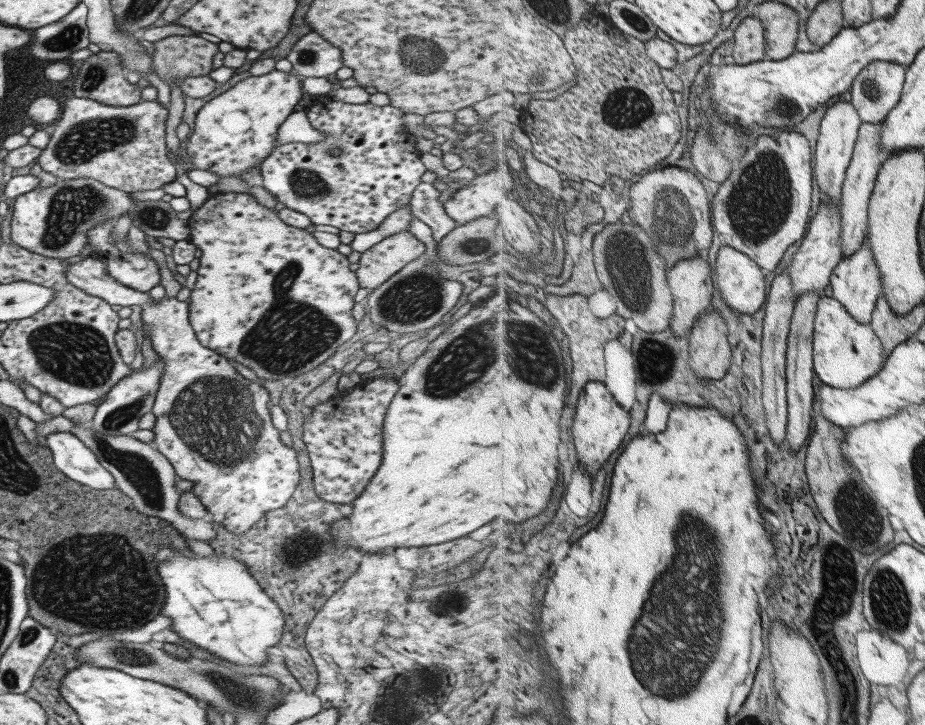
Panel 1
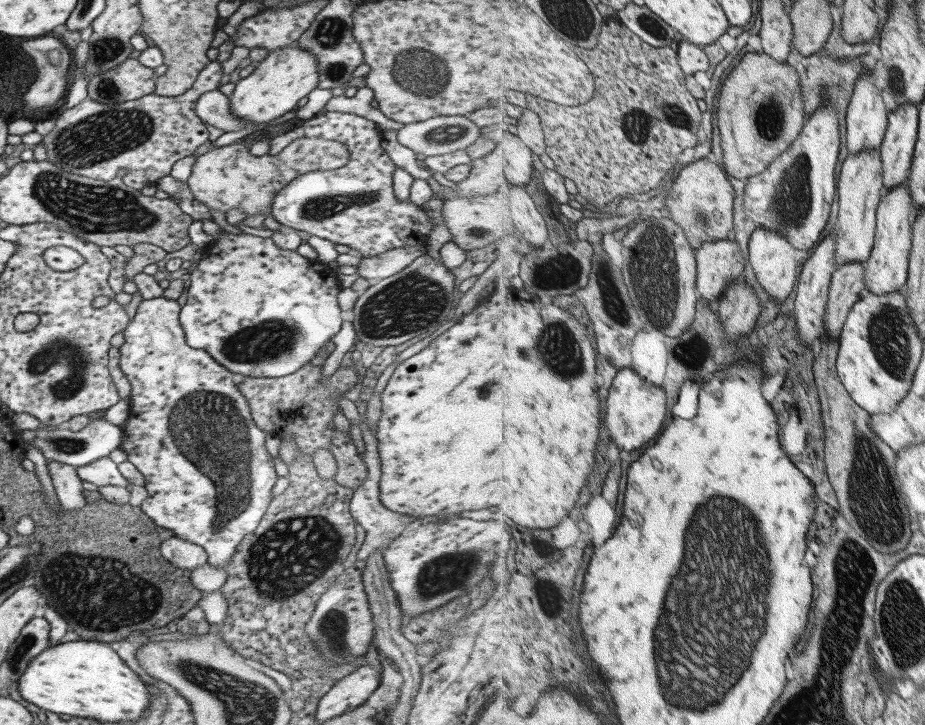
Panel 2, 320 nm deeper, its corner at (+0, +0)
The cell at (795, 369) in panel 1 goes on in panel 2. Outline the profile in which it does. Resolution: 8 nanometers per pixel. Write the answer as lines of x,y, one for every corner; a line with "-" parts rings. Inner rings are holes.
847,263
835,271
825,315
827,337
839,338
852,308
860,303
867,287
866,263

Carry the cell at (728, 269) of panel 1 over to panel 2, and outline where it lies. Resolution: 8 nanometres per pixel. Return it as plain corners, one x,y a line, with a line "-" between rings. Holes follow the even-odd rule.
757,227
750,236
748,262
761,288
773,300
783,302
795,292
800,282
799,274
803,271
801,266
805,262
805,256
784,234

